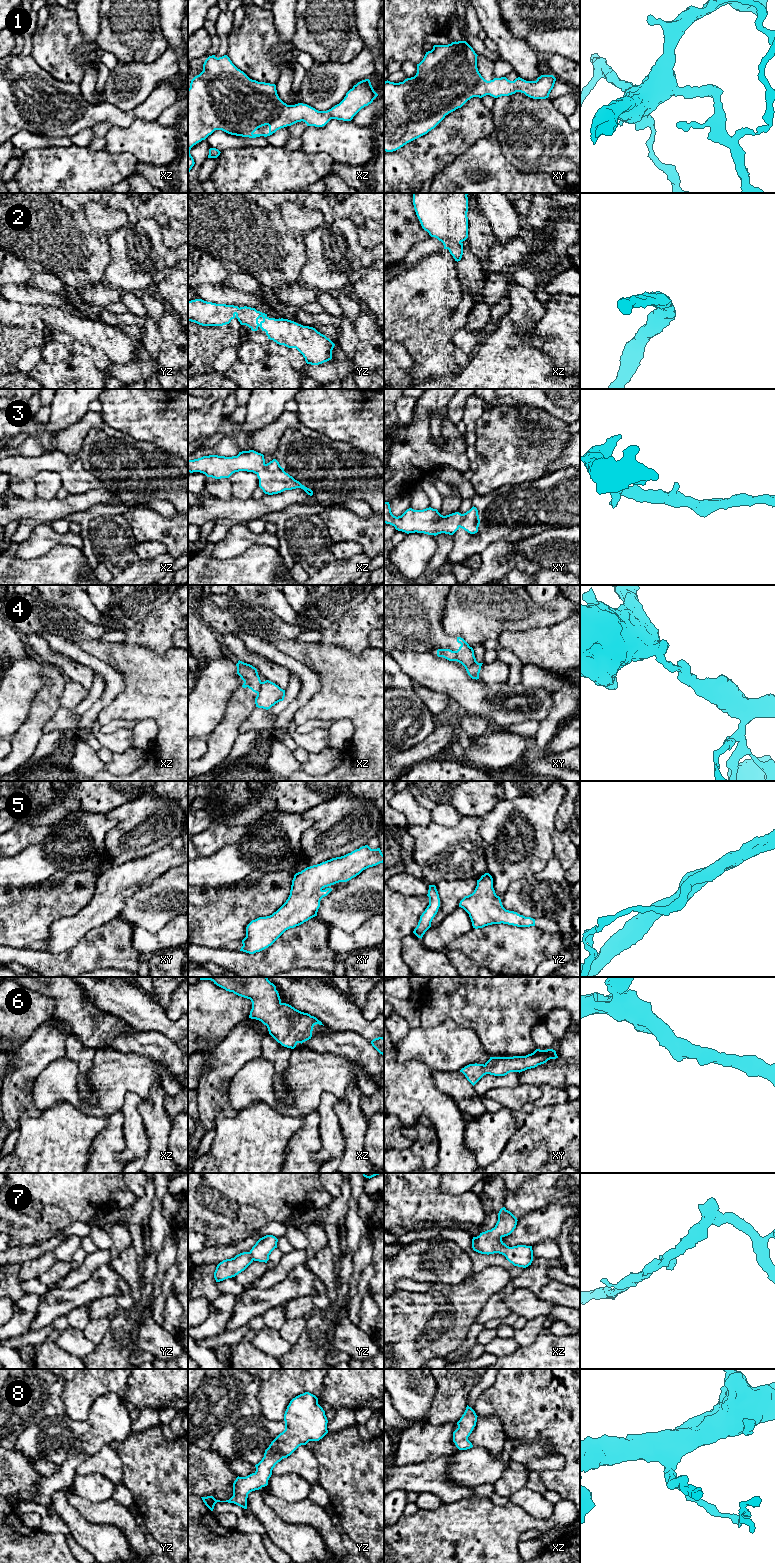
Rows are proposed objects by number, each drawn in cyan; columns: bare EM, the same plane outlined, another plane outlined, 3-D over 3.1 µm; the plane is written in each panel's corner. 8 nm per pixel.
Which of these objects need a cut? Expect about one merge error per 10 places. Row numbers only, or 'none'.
4

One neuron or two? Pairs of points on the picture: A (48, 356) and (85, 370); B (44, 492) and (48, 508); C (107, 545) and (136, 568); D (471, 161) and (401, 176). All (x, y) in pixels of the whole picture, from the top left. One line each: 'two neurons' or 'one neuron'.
A: two neurons
B: two neurons
C: one neuron
D: two neurons

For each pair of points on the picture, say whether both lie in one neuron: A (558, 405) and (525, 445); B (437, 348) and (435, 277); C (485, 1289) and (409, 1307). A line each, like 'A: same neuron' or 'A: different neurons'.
A: different neurons
B: same neuron
C: same neuron

